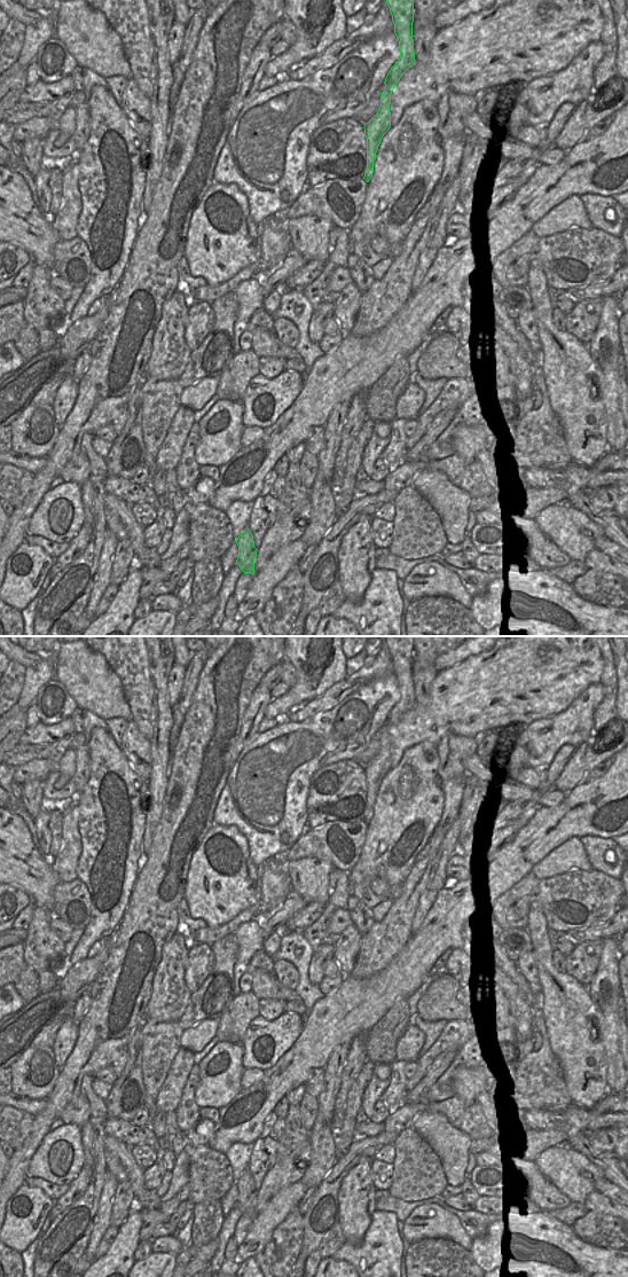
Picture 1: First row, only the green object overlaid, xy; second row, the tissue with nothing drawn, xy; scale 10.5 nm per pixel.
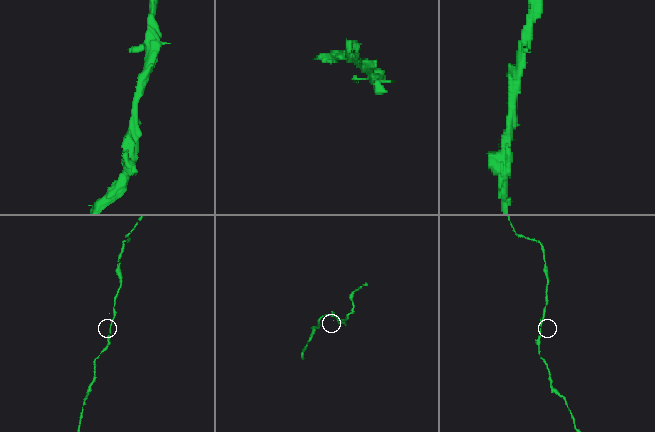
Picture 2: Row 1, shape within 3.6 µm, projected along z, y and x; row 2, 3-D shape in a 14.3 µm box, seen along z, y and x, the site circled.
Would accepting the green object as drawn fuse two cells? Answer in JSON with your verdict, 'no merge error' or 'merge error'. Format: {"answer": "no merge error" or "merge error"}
{"answer": "no merge error"}

